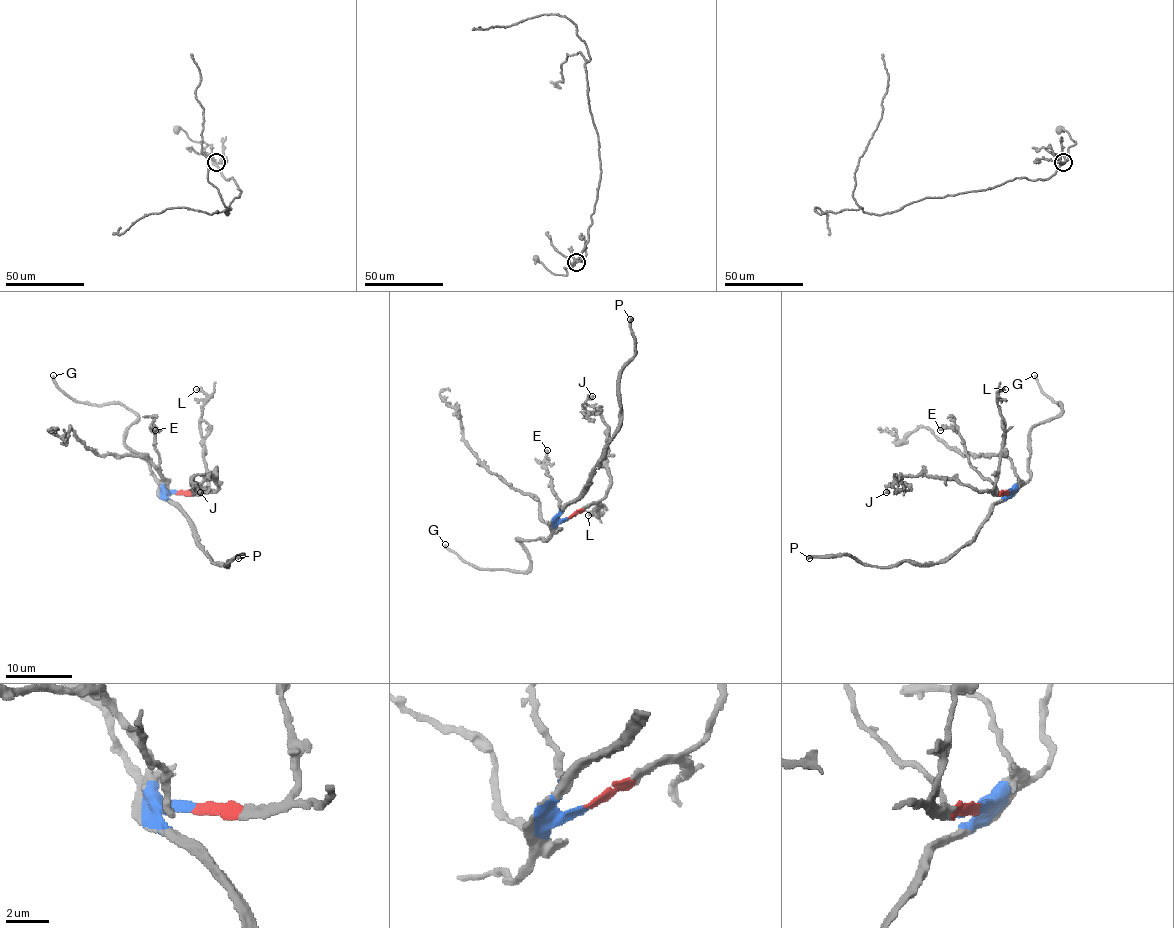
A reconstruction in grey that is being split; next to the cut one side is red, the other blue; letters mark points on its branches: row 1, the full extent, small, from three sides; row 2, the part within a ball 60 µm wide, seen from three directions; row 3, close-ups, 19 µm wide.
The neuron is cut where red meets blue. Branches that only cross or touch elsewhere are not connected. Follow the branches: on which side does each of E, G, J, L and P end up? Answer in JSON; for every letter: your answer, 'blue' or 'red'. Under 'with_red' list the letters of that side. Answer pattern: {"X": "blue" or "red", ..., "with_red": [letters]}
{"E": "blue", "G": "blue", "J": "red", "L": "red", "P": "blue", "with_red": ["J", "L"]}

